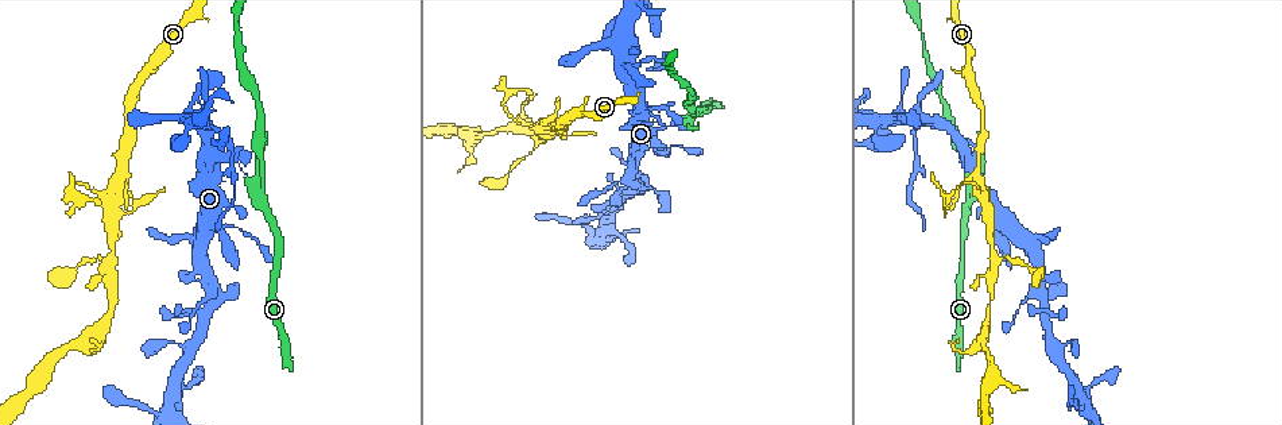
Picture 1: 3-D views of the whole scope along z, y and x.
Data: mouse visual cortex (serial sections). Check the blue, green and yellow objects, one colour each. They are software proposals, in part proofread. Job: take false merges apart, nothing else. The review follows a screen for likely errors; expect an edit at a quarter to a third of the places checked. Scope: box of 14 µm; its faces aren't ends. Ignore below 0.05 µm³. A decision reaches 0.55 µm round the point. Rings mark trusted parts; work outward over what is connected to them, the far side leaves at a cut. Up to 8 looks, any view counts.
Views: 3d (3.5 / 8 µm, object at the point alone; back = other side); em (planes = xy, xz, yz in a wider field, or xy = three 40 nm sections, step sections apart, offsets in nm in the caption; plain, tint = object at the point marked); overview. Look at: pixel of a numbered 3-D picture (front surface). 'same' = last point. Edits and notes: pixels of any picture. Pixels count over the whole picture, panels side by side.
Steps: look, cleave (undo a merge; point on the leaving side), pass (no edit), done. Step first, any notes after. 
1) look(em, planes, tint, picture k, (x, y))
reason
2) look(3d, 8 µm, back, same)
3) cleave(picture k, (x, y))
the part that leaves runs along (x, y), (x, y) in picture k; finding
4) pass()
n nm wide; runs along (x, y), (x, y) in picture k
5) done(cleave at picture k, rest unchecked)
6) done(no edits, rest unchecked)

look(3d, 3.5 µm, picture 1, (921, 113))
thin arm on a thick one

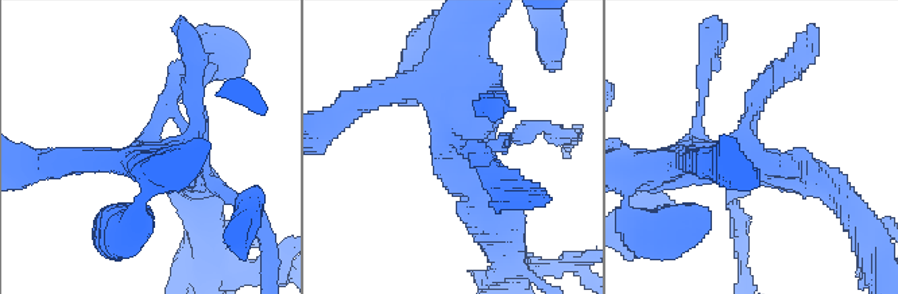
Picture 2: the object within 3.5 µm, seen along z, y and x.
cleave(picture 2, (517, 136))
arms of 150, 350, 400, 450 nm; two cells meet here

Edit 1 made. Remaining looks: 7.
look(3d, 3.5 µm, back, picture 1, (693, 119))
three arms meet

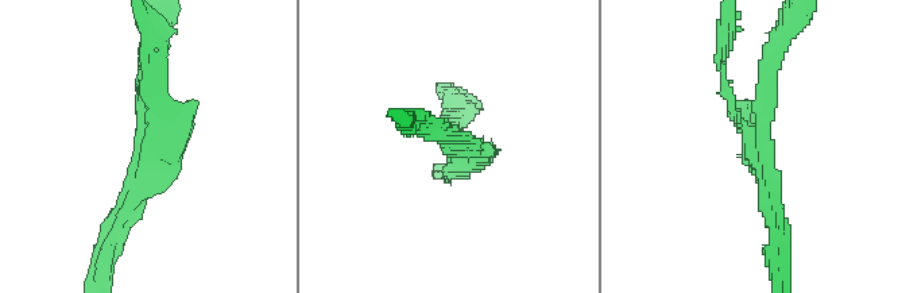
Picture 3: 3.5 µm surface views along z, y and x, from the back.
look(em, xy, step 2, tint, picture 3, (757, 148))
3 arms; arms of 150, 200, 250 nm; shape alone is not enough

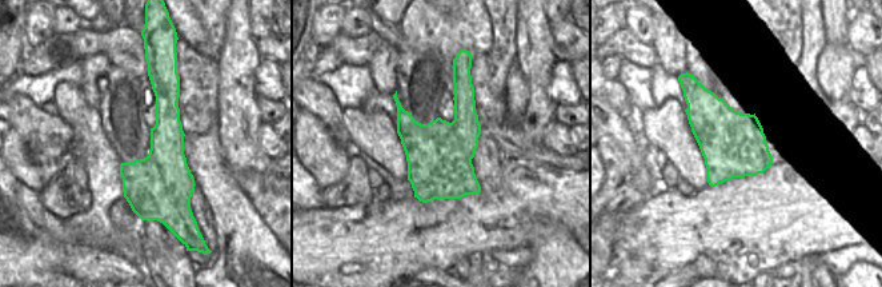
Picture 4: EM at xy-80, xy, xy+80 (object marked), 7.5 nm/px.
cleave(picture 3, (192, 107))
500 nm wide; border along (148, 154), (169, 194), (189, 203) in picture 4; a second cell is stuck on

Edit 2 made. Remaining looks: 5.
done(cleave at picture 2, cleave at picture 3, rest unchecked)

